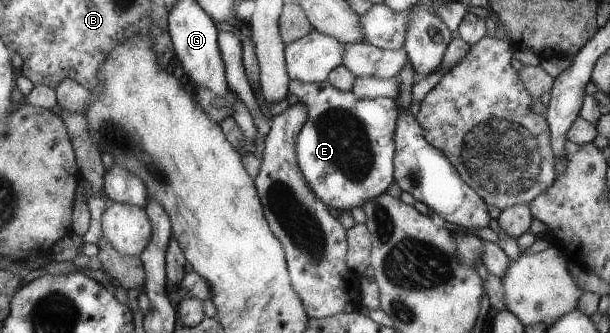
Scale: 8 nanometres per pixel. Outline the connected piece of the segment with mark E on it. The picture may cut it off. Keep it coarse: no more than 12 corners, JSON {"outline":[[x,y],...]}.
{"outline":[[290,81],[308,106],[295,155],[309,189],[339,212],[396,176],[400,113]]}

